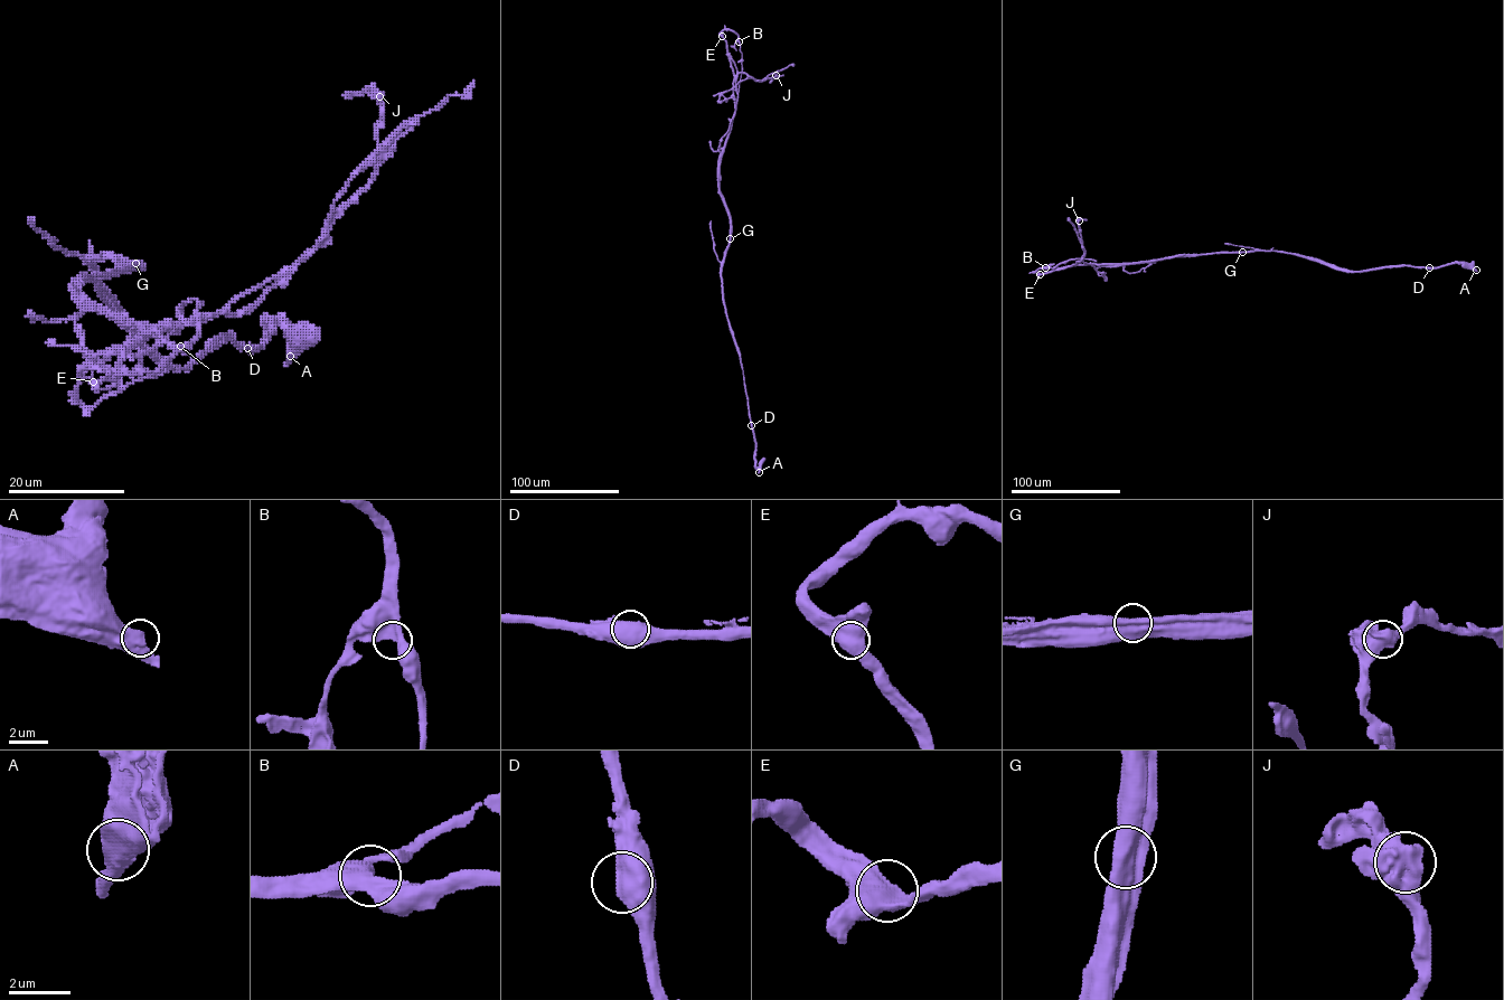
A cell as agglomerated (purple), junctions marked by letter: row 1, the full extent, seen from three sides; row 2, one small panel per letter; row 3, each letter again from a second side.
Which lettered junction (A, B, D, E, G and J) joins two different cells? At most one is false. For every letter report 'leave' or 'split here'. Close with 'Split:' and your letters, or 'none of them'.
A: leave
B: leave
D: leave
E: leave
G: split here
J: leave
Split: G

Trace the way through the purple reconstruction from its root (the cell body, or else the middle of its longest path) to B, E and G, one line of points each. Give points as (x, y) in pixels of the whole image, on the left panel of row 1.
B: (302, 333), (171, 368), (87, 262), (135, 266), (80, 292), (162, 339), (87, 381), (180, 346)
E: (302, 333), (269, 320), (257, 348), (171, 368), (94, 257), (135, 269), (80, 292), (162, 339), (93, 381)
G: (302, 333), (269, 320), (257, 348), (229, 338), (189, 367), (171, 368), (133, 333), (87, 262), (135, 263)

